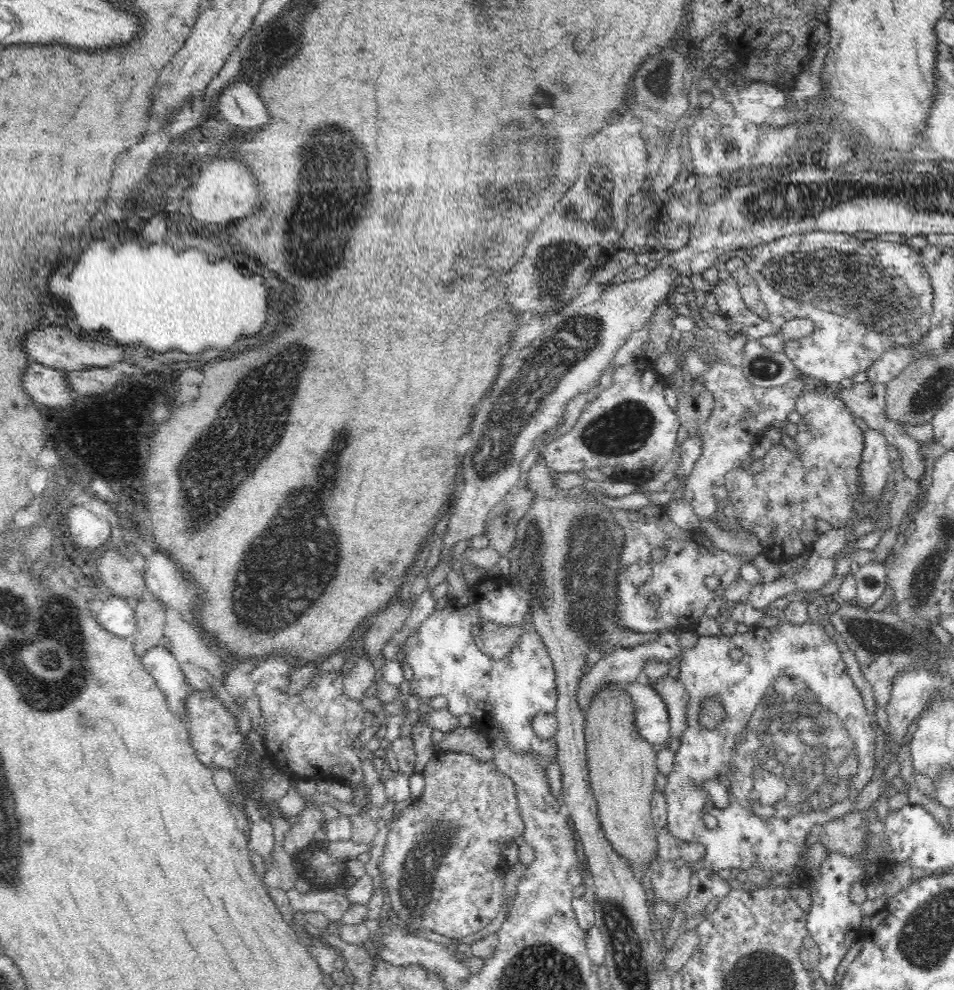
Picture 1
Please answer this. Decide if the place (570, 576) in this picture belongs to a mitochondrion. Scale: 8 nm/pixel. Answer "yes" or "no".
yes

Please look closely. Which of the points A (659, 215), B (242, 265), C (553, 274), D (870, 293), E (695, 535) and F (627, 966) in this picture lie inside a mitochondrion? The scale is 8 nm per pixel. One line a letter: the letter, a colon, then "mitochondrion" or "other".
A: other
B: other
C: mitochondrion
D: mitochondrion
E: other
F: mitochondrion

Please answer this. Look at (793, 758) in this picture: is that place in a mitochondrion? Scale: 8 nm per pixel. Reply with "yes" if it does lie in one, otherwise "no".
yes

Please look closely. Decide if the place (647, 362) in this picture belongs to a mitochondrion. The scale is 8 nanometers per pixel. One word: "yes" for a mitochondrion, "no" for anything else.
no

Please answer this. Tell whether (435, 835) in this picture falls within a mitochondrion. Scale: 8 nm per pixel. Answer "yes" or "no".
yes

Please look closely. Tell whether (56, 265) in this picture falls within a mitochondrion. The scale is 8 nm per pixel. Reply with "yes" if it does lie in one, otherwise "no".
no

